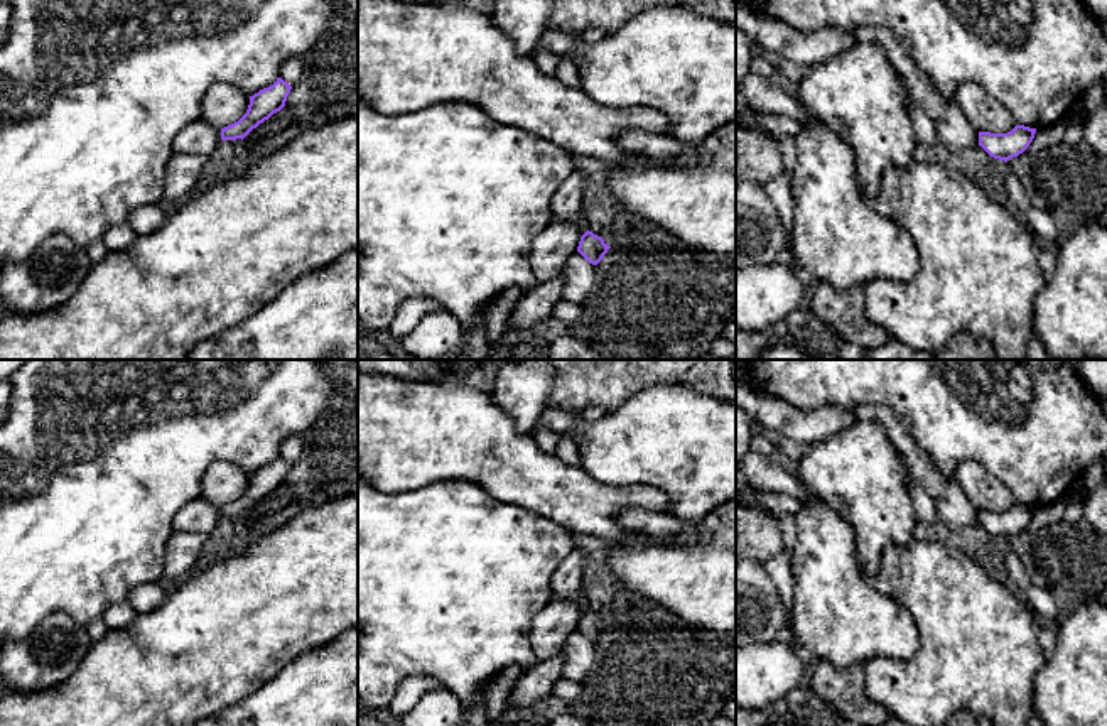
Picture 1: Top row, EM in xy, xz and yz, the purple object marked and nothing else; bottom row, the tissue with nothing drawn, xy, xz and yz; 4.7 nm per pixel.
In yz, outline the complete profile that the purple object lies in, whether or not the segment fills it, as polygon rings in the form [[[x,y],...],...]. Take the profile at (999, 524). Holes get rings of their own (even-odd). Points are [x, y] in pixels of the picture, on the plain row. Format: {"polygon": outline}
{"polygon": [[[1016,503],[1007,512],[979,510],[979,523],[994,537],[1007,540],[1023,532],[1033,520],[1036,507]]]}

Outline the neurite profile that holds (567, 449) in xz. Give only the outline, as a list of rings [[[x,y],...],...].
[[[560,434],[560,441],[557,442],[555,454],[559,456],[560,461],[565,464],[580,464],[580,447],[579,444],[569,436],[569,434]]]

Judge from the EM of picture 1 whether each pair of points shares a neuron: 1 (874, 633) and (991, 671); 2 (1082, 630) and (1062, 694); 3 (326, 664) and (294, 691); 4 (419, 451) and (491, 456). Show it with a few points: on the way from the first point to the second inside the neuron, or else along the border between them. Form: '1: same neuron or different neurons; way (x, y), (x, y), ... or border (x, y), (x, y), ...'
1: different neurons; border (908, 608), (918, 649), (908, 659), (878, 657)
2: same neuron; way (1082, 645), (1082, 674), (1077, 679)
3: same neuron; way (318, 672), (302, 688)
4: same neuron; way (437, 451), (473, 451)

